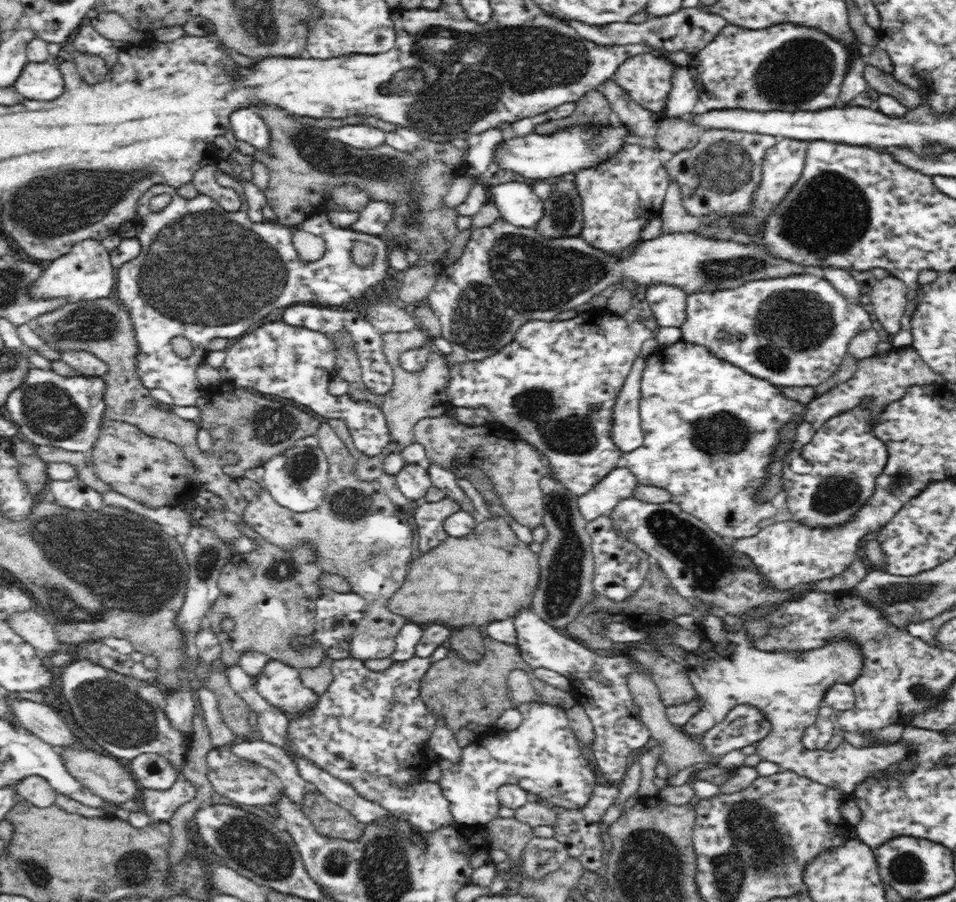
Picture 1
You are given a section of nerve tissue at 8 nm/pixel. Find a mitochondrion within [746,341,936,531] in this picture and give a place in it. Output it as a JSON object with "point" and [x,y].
{"point":[838,493]}

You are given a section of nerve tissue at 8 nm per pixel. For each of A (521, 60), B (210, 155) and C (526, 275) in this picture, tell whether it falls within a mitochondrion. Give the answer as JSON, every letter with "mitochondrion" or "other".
{"A":"mitochondrion","B":"other","C":"mitochondrion"}

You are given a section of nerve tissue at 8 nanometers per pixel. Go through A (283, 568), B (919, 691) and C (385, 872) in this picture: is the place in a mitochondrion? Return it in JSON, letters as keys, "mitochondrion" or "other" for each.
{"A":"mitochondrion","B":"mitochondrion","C":"mitochondrion"}

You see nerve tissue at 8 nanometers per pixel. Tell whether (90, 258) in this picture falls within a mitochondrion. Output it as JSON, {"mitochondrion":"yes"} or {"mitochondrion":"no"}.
{"mitochondrion":"no"}

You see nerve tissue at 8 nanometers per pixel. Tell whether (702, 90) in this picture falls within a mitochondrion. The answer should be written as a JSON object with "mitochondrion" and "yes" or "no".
{"mitochondrion":"no"}

